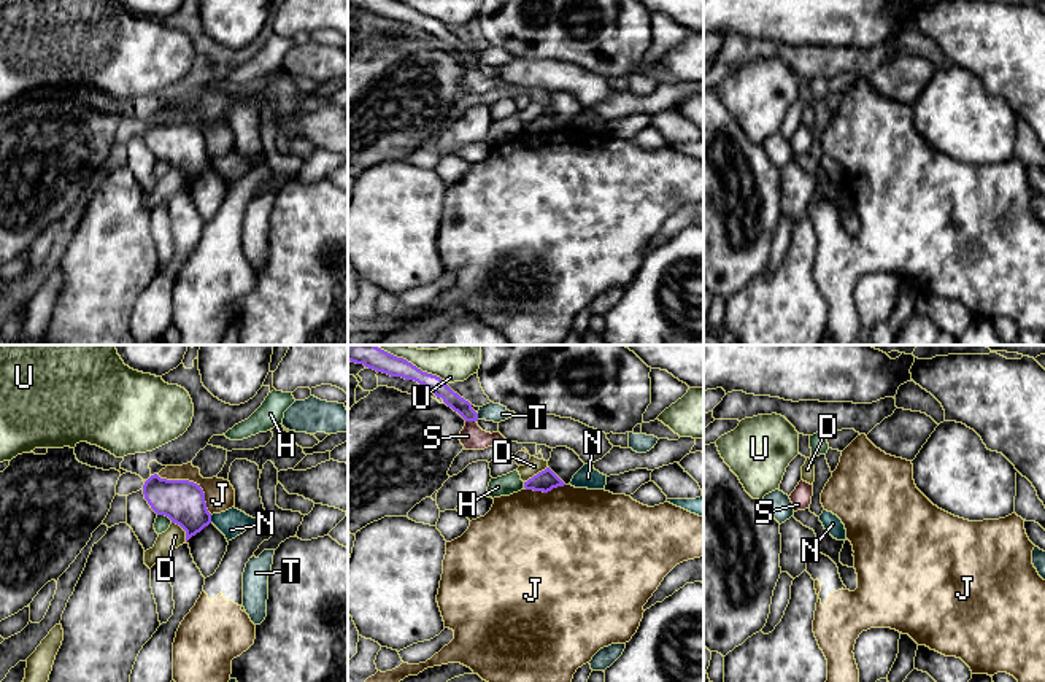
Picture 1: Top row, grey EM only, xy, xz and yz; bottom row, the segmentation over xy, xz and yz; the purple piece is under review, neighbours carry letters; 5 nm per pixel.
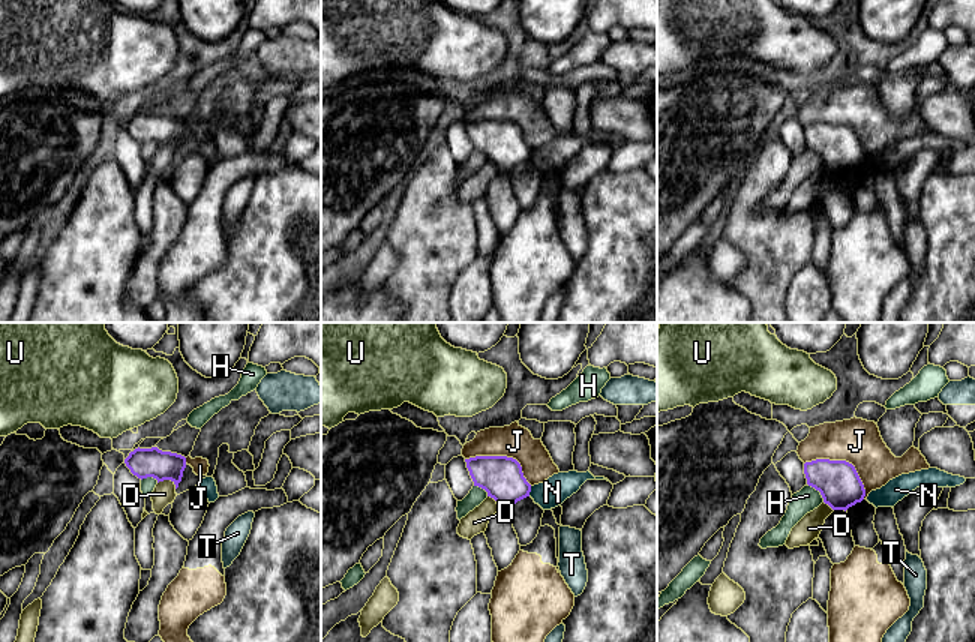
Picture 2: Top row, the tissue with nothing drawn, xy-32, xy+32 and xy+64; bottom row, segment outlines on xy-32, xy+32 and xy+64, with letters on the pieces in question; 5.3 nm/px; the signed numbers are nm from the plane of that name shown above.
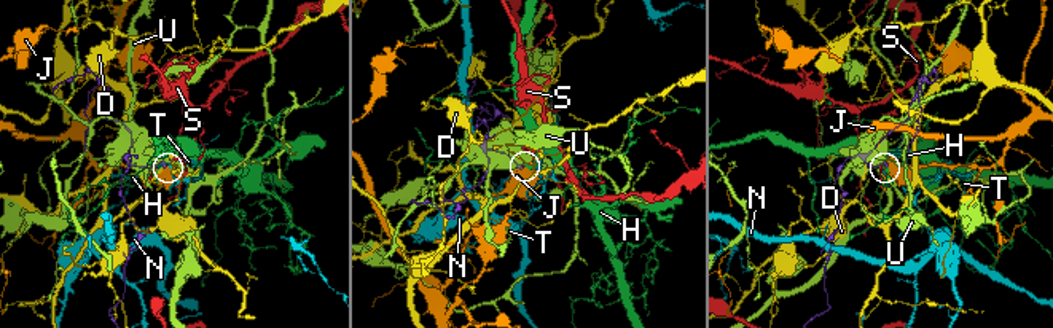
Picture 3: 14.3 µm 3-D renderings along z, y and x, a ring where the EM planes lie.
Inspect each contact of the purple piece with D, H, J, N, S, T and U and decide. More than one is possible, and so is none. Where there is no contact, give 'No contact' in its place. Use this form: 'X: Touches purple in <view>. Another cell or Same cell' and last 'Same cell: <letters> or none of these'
D: Touches purple in xy. Another cell
H: Touches purple in xy. Another cell
J: Touches purple in xy. Another cell
N: Touches purple in xy. Another cell
S: Touches purple in xz. Another cell
T: Touches purple in xz. Another cell
U: Touches purple in xz. Another cell
Same cell: none of these

